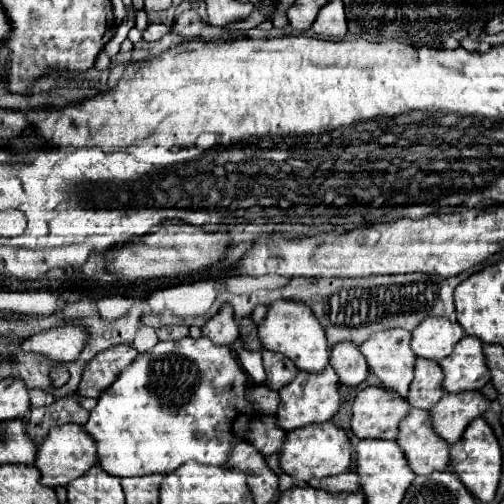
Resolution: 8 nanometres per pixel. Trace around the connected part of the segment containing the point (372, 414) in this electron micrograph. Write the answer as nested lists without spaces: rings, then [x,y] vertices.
[[[365,387],[351,405],[351,431],[359,439],[395,439],[397,421],[409,411],[409,401],[383,387]]]

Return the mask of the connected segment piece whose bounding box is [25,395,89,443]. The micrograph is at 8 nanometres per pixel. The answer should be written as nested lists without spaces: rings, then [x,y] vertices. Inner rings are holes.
[[[71,395],[67,399],[59,399],[59,401],[51,403],[47,407],[33,409],[27,415],[27,429],[25,431],[35,443],[41,443],[51,427],[65,425],[65,423],[83,425],[87,419],[89,419],[89,411],[79,407],[77,395]]]

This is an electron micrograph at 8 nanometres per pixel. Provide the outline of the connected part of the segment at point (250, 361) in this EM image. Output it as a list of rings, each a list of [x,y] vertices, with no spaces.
[[[241,339],[233,345],[233,349],[235,349],[235,353],[237,353],[237,359],[239,359],[243,371],[251,377],[251,381],[253,381],[255,385],[265,383],[265,369],[263,369],[263,357],[261,357],[261,353],[245,351]]]

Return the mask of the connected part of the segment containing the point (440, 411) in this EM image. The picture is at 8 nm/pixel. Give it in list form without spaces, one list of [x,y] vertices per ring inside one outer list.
[[[479,391],[445,393],[439,403],[429,409],[433,431],[447,443],[455,443],[463,429],[489,407],[489,401]]]

